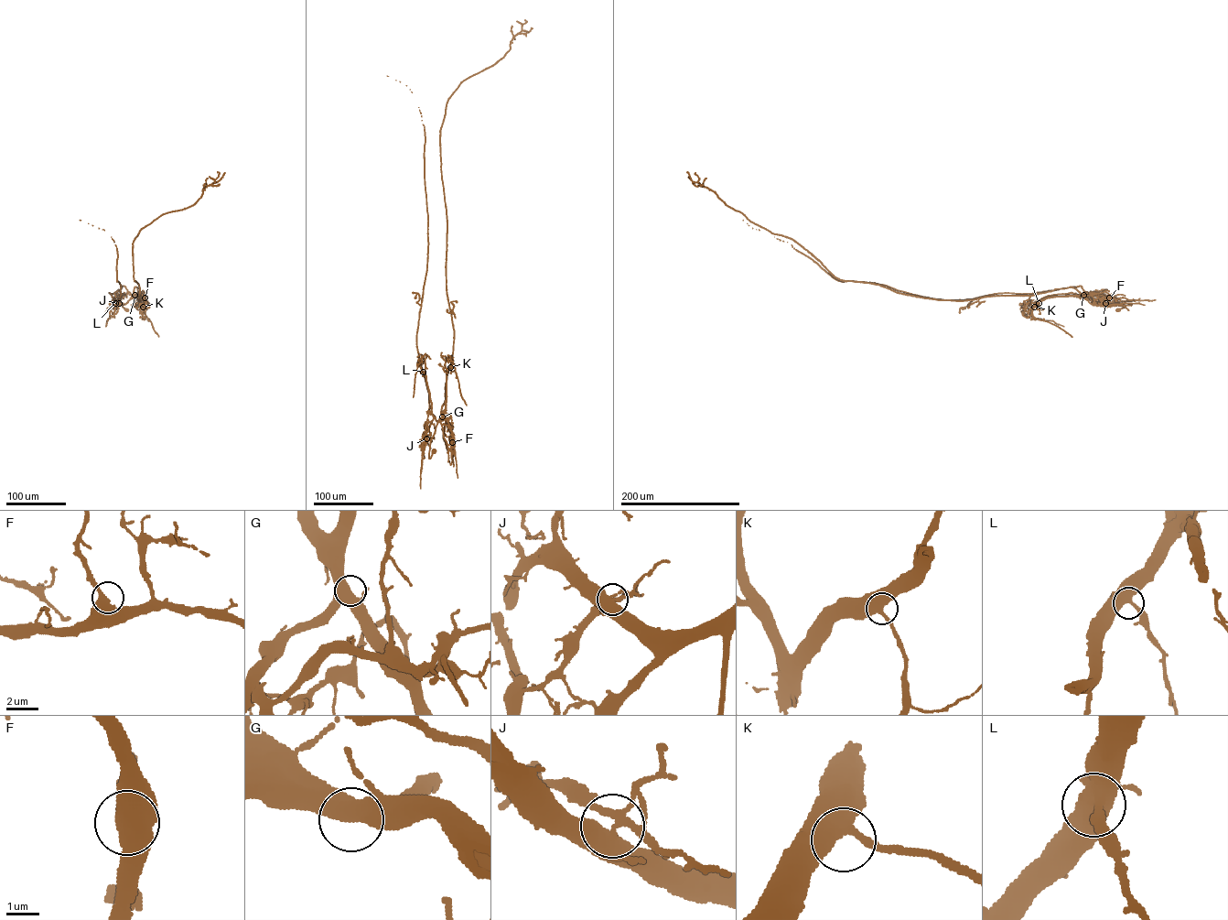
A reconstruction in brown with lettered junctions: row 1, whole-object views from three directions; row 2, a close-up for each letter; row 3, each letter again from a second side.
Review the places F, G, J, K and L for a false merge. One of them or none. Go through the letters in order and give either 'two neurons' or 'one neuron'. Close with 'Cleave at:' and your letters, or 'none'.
F: one neuron
G: one neuron
J: two neurons
K: one neuron
L: one neuron
Cleave at: J

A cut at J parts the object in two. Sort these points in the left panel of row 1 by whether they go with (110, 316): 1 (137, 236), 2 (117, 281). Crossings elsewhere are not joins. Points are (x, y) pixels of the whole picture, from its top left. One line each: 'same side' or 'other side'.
1: other side
2: same side

